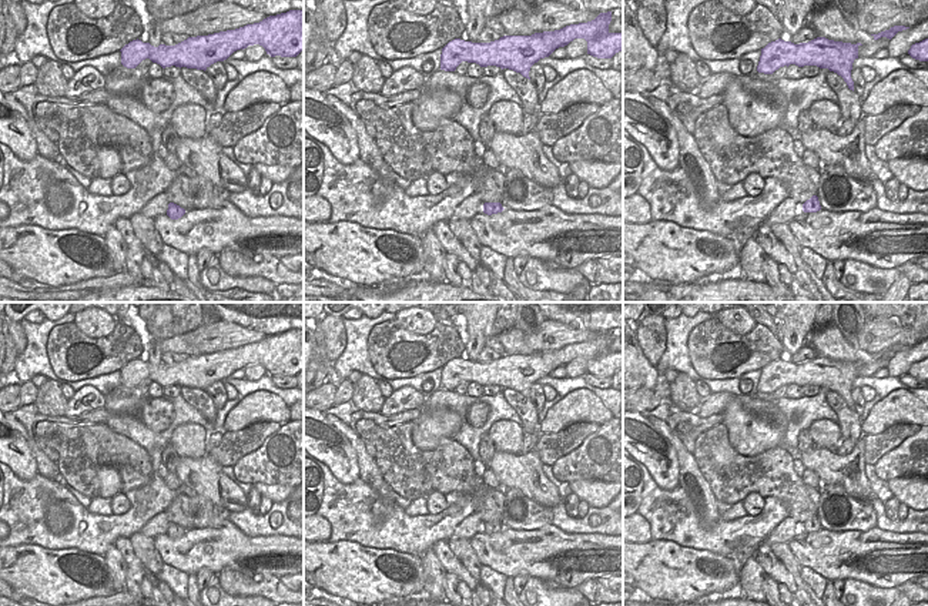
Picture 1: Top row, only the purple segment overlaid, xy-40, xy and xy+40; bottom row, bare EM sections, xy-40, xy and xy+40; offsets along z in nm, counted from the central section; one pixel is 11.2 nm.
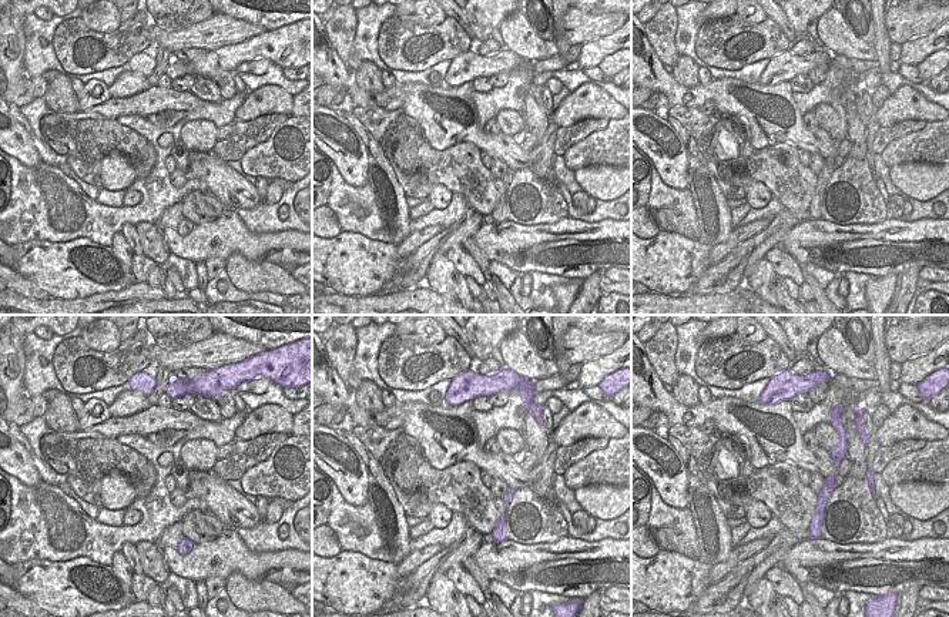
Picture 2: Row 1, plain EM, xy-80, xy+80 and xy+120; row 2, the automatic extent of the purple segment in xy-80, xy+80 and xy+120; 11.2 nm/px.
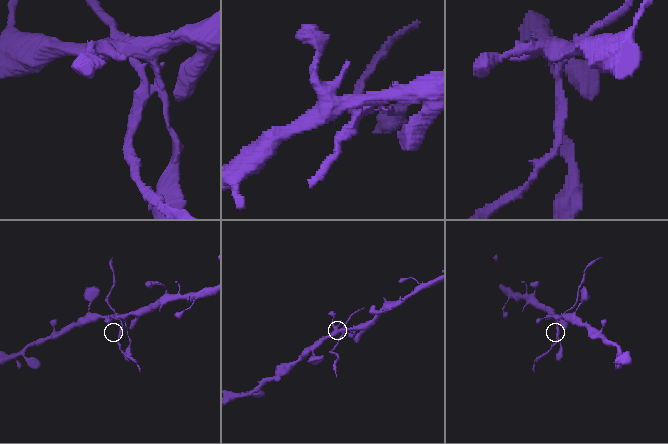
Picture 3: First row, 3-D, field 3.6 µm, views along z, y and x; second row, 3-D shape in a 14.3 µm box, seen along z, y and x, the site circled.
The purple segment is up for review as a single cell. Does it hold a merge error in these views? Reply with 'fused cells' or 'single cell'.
fused cells

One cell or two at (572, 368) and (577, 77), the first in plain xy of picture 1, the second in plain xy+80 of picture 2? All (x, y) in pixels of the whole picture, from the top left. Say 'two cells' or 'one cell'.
two cells

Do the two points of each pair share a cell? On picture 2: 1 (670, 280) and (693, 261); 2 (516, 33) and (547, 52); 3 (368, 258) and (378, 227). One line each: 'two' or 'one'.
1: one
2: one
3: two

